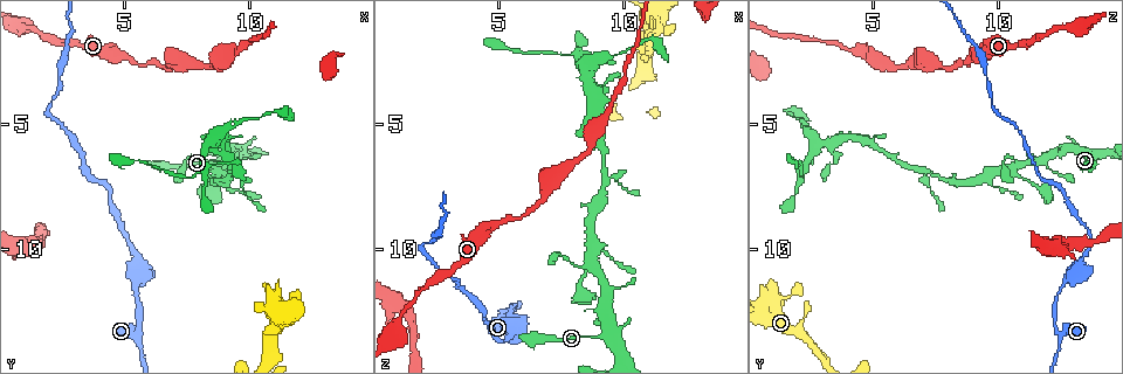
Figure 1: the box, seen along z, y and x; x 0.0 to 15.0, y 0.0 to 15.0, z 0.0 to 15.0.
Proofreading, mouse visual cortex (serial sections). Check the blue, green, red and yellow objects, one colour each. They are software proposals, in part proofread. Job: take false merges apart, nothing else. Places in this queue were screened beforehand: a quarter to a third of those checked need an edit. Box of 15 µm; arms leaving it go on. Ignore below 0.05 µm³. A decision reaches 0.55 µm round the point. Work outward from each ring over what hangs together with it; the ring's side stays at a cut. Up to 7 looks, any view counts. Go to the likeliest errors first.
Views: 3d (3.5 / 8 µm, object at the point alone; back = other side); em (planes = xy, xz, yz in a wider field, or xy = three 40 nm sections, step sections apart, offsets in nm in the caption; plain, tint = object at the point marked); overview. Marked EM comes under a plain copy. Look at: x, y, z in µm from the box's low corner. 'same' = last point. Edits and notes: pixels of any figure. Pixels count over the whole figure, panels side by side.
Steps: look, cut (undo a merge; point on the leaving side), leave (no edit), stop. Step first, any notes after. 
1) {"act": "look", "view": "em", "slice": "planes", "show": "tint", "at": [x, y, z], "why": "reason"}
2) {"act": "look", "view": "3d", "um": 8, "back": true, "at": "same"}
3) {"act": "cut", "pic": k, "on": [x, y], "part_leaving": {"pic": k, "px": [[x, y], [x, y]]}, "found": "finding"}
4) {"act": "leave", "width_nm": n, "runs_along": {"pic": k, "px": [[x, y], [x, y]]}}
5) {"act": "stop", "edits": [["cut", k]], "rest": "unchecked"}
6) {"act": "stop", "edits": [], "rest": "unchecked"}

{"act": "look", "view": "3d", "um": 3.5, "back": true, "at": [9.3, 2.1, 4.6], "why": "sudden change in width"}

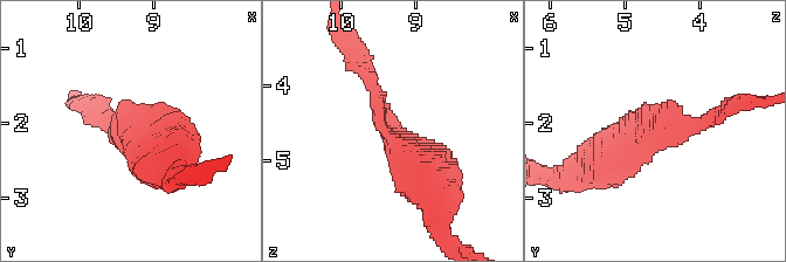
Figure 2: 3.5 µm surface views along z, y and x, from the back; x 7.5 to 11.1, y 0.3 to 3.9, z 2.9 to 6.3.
{"act": "look", "view": "em", "slice": "xy", "step": 5, "show": "tint", "at": [9.35, 2.20, 4.65], "why": "need the tissue"}

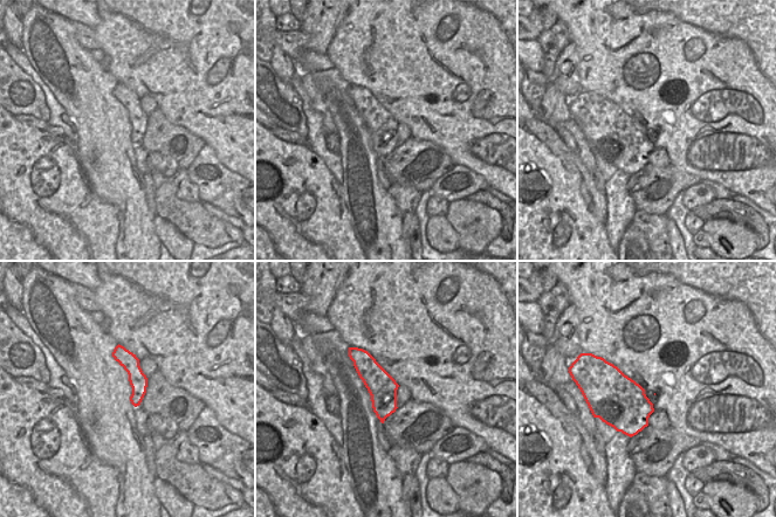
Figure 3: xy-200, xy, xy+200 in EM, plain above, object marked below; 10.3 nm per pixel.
{"act": "leave", "arm_widths_nm": [150, 500], "found": "continuous, no second cell"}

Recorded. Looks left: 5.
{"act": "look", "view": "3d", "um": 3.5, "at": [5.5, 13.8, 12.5], "why": "three-way junction"}

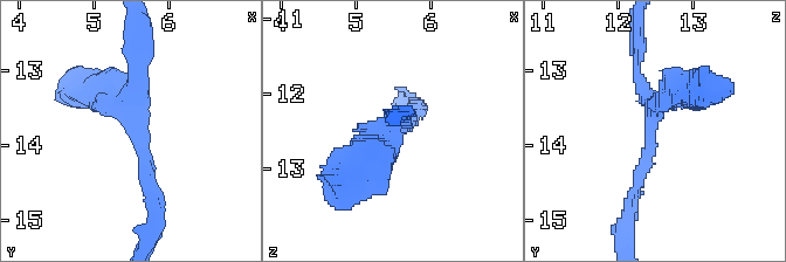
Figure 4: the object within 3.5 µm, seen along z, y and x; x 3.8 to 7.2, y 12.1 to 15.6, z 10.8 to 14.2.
{"act": "leave", "runs_along": {"pic": 4, "px": [[694, 91], [655, 102], [634, 192]]}, "found": "one cell here"}

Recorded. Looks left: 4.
{"act": "look", "view": "3d", "um": 3.5, "at": [9.2, 6.9, 7.3], "why": "two arms in line, one across"}

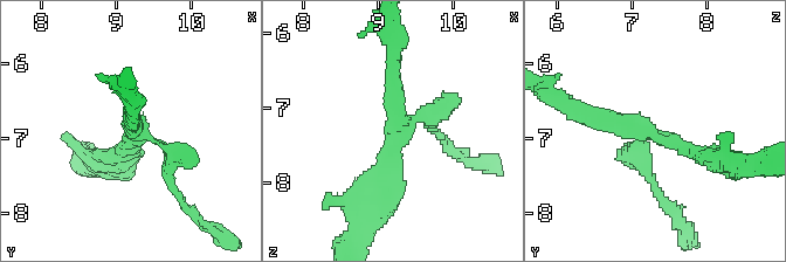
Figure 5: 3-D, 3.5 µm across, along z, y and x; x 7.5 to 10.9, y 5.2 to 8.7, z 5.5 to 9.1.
{"act": "look", "view": "em", "slice": "planes", "show": "tint", "at": [9.20, 6.95, 7.30]}

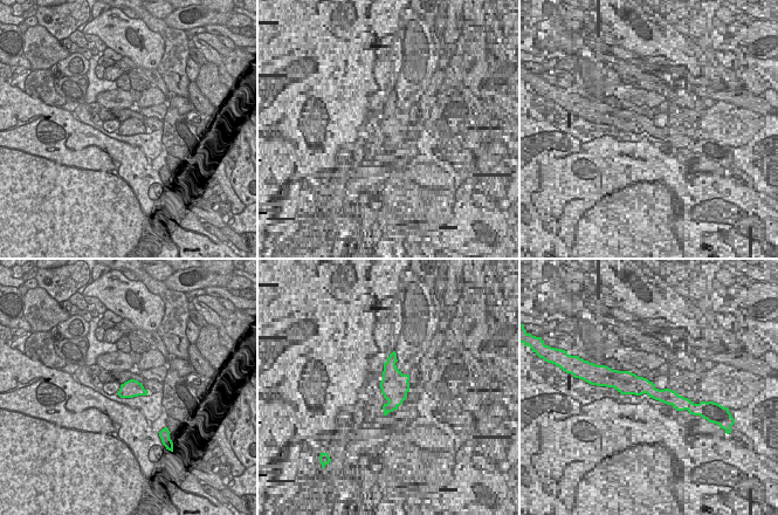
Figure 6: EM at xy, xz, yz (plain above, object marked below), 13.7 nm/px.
{"act": "leave", "runs_along": {"pic": 5, "px": [[723, 161], [586, 111]]}, "found": "all the same cell"}

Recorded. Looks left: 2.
{"act": "stop", "edits": [], "rest": "unchecked"}

